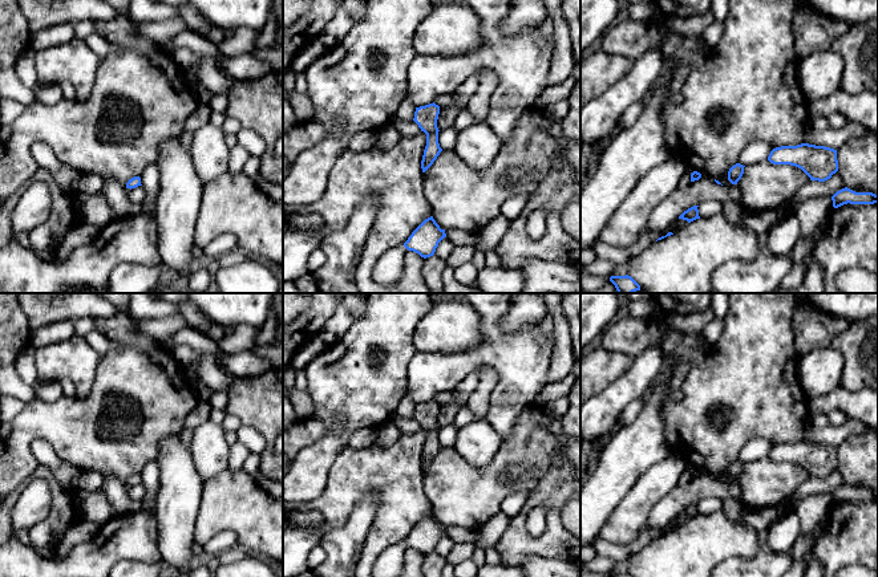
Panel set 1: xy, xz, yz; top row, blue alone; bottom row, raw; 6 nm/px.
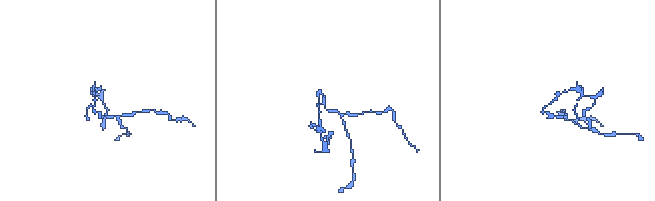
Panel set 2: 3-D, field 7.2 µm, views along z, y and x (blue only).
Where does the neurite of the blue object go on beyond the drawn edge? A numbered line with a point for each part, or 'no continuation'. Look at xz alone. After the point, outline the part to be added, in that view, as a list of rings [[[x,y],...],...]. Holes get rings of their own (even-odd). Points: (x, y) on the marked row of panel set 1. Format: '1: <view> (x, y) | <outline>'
no continuation

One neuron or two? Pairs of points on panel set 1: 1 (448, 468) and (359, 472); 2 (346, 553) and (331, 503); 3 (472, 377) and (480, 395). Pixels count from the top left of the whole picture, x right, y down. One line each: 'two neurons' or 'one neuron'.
1: two neurons
2: two neurons
3: two neurons

